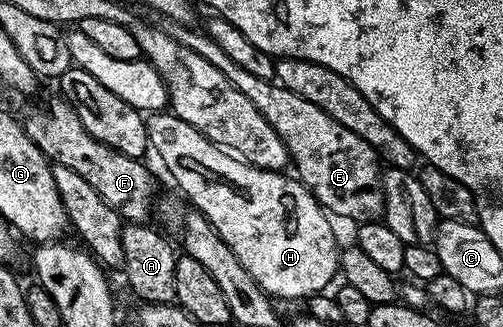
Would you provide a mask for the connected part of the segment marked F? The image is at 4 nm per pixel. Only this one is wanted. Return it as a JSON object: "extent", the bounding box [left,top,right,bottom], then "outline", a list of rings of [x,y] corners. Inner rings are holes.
{"extent":[23,96,157,223],"outline":[[[54,96],[46,110],[29,110],[23,117],[23,125],[29,139],[37,145],[39,152],[43,152],[50,163],[71,168],[103,196],[111,208],[115,208],[126,223],[148,223],[151,218],[151,198],[149,202],[149,190],[157,186],[153,174],[144,165],[140,158],[123,156],[115,148],[95,140],[79,124],[79,116],[75,116],[75,108],[60,96]]]}

